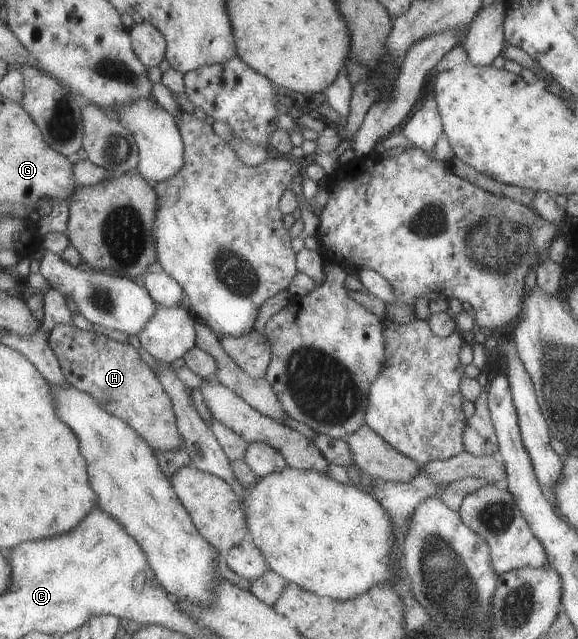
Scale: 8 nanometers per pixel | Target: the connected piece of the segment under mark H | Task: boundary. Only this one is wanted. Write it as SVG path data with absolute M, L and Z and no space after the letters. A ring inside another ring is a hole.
M73 323L55 325L47 337L68 383L93 395L105 411L127 421L154 450L171 451L183 447L185 438L179 431L173 401L153 368L141 359L133 345L115 341L93 330L80 329Z

